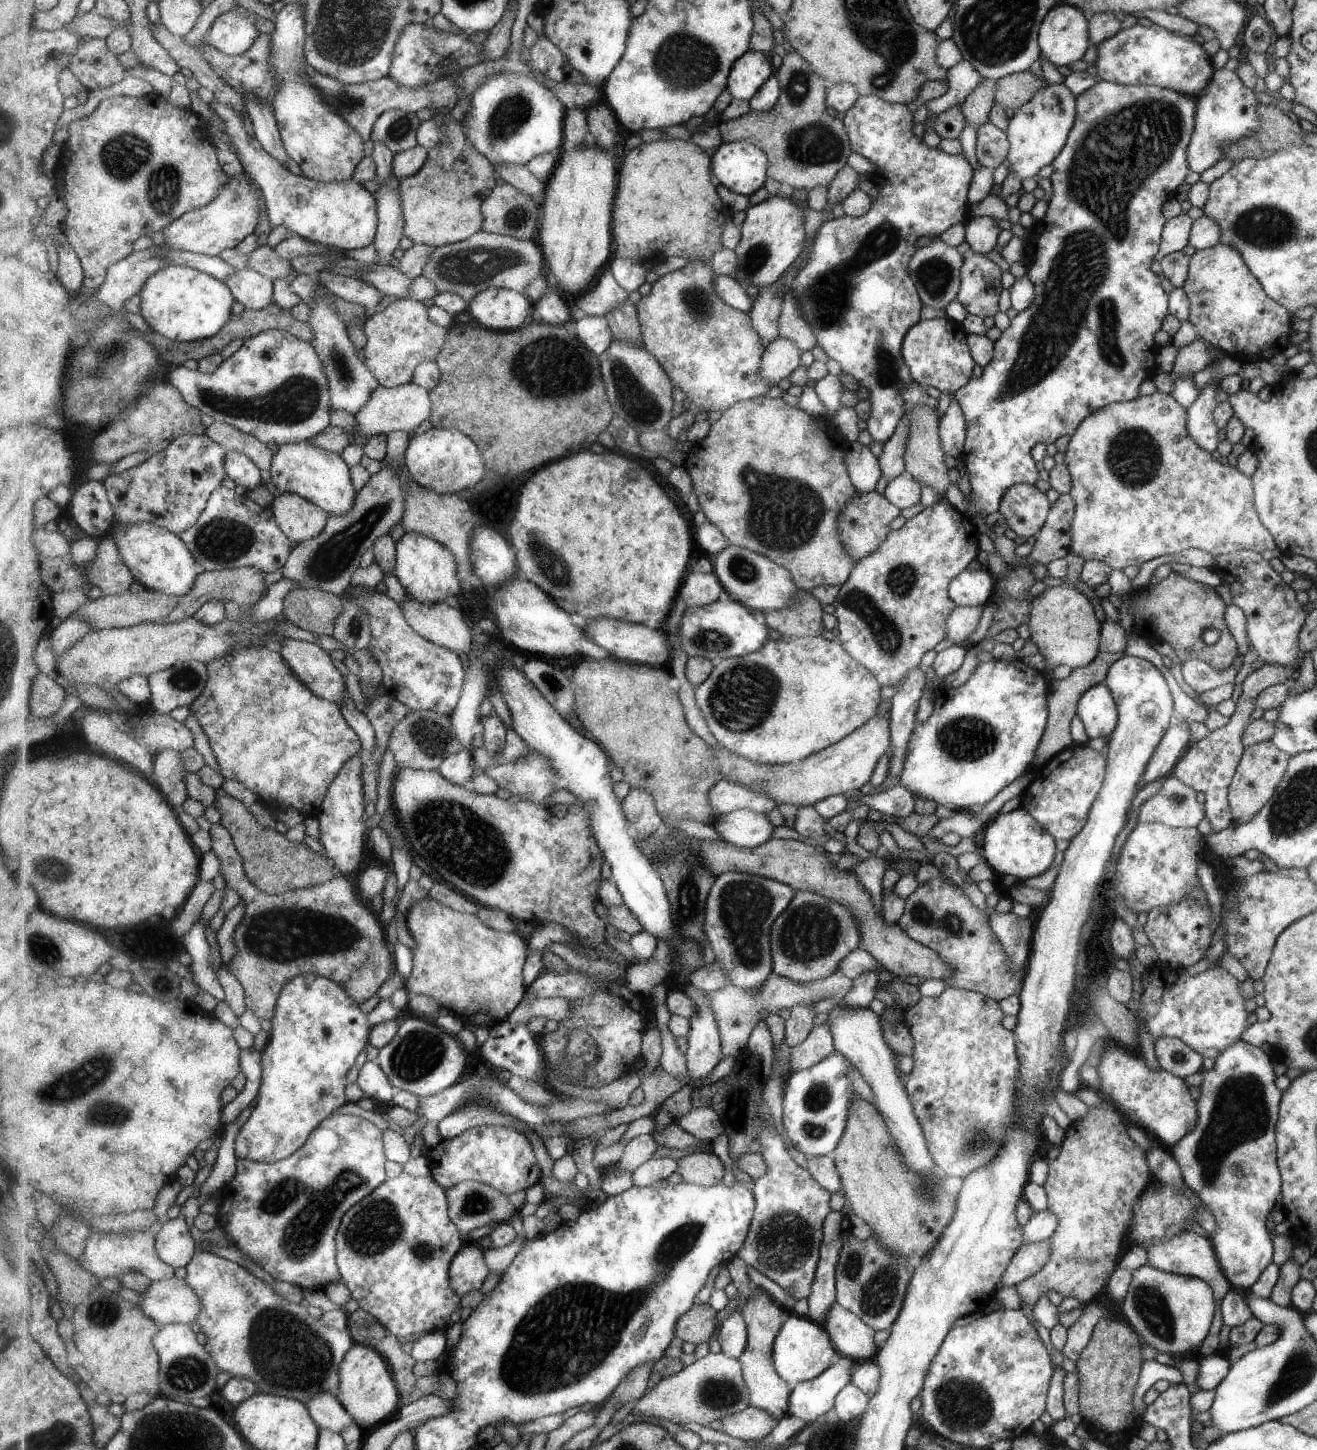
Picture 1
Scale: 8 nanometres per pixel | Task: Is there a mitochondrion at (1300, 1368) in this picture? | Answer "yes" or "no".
yes

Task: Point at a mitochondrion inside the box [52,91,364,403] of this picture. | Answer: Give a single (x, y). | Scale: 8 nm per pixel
(124, 154)

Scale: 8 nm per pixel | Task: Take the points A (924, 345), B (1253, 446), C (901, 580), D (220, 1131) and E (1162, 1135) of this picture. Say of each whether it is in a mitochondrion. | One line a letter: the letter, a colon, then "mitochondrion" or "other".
A: other
B: other
C: mitochondrion
D: other
E: other

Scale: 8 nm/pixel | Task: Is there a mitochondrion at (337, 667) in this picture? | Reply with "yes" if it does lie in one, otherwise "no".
no

